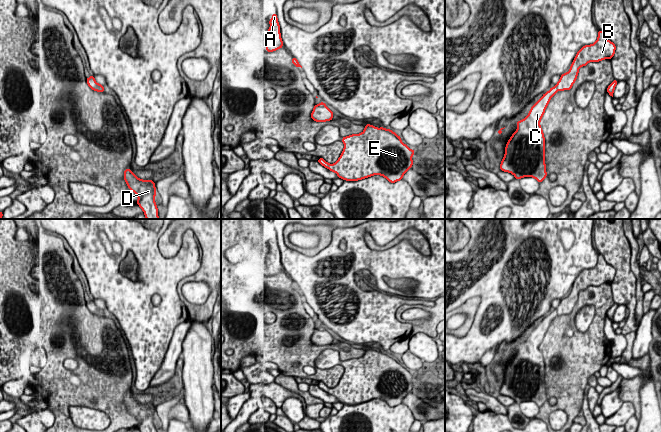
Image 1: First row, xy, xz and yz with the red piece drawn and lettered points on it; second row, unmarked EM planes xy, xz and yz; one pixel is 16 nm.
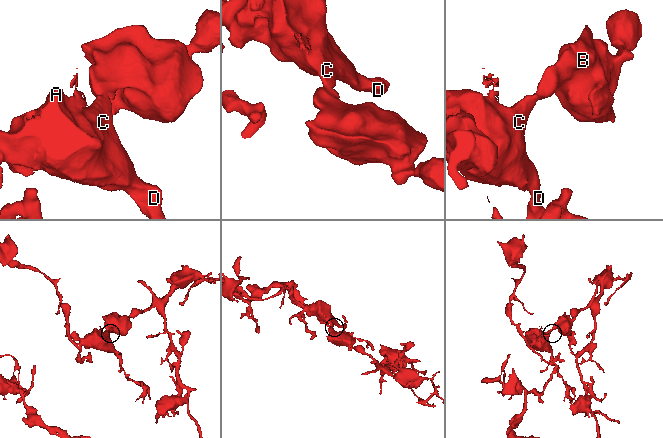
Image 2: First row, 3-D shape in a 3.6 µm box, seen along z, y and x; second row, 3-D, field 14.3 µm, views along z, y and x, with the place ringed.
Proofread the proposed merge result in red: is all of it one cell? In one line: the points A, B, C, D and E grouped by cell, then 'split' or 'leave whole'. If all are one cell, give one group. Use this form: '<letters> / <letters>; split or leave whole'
A B C D E; leave whole

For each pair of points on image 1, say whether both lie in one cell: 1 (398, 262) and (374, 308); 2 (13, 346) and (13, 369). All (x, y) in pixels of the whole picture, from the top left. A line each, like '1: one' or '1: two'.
1: one
2: one

